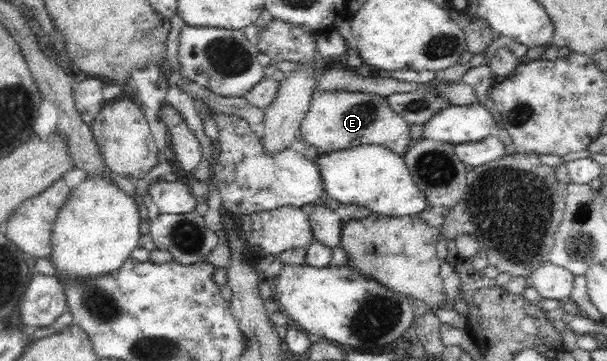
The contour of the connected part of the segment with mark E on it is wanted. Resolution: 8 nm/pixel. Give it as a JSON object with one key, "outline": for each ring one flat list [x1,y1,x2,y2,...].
{"outline":[[315,89,299,135,303,137,304,142,323,153,359,145,373,145,384,146,395,154,404,155,411,145,409,128,407,121,389,107,385,96,366,92]]}

